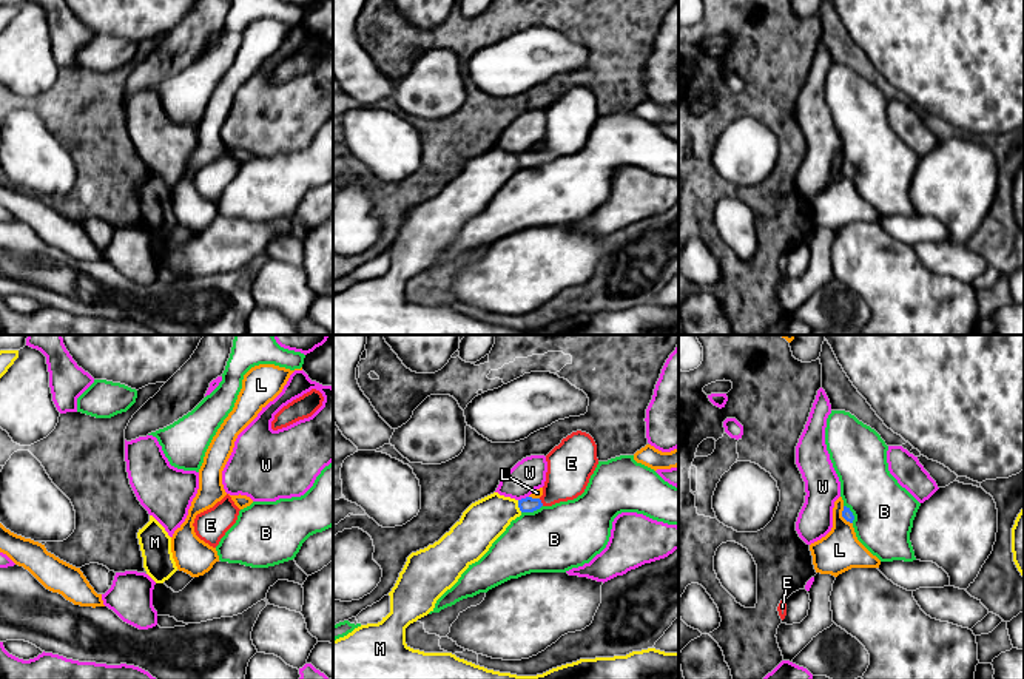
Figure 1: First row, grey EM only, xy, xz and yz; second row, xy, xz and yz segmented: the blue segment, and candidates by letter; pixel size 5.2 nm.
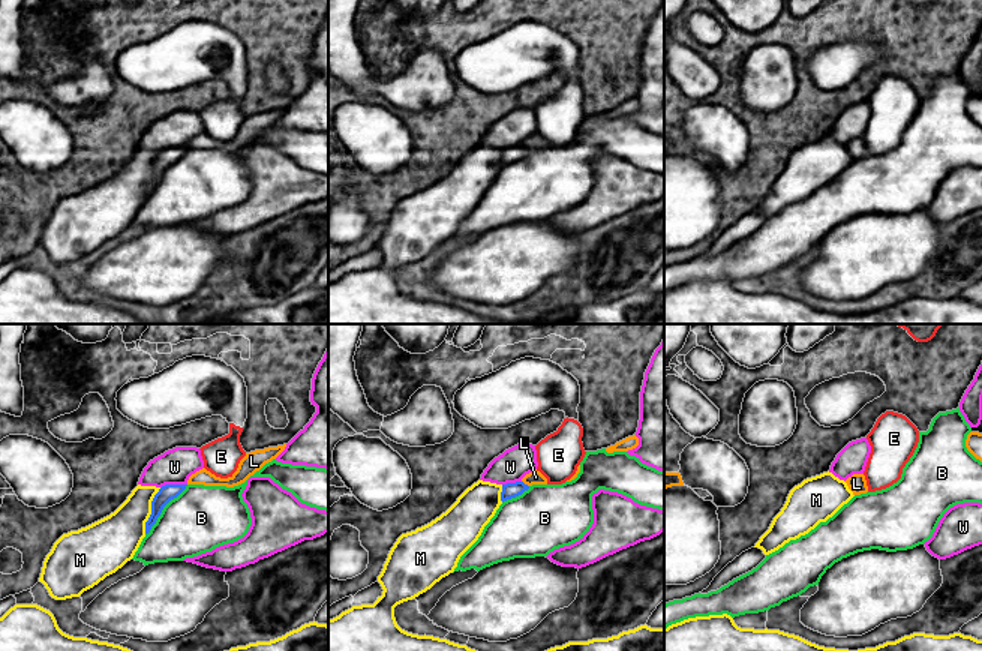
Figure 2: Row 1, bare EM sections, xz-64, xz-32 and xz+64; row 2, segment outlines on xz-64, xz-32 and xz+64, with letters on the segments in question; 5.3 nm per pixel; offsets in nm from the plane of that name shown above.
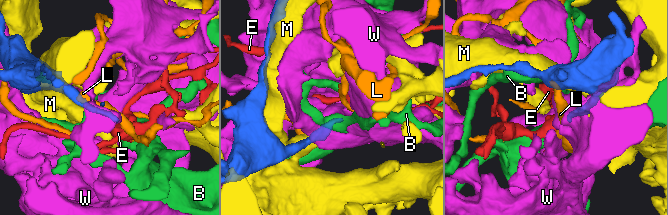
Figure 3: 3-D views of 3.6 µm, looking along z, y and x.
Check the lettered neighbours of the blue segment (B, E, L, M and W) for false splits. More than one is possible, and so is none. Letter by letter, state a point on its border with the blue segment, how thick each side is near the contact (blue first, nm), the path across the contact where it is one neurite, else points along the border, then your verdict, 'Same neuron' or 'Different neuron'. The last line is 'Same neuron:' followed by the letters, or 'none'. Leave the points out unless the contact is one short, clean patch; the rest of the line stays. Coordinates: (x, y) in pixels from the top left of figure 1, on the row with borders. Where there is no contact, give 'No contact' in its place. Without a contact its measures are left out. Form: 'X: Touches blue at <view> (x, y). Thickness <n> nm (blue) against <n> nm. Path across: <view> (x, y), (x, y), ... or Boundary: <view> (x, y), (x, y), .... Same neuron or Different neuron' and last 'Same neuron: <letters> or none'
B: Touches blue at xz (531, 511). Thickness 80 nm (blue) against 360 nm. Different neuron
E: Touches blue at xz (540, 502). Thickness 80 nm (blue) against 240 nm. Path across: xz (526, 505), (540, 502), (568, 476), (569, 465). Same neuron
L: Touches blue at yz (842, 516). Thickness 60 nm (blue) against 220 nm. Different neuron
M: Touches blue at xz (518, 506). Thickness 80 nm (blue) against 220 nm. Different neuron
W: Touches blue at xz (523, 499). Thickness 80 nm (blue) against 170 nm. Different neuron
Same neuron: E

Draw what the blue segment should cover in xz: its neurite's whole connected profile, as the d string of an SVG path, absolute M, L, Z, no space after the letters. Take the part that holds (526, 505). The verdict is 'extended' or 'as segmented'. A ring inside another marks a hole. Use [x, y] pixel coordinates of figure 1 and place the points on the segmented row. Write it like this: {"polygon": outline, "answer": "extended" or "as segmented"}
{"polygon": "M581 431L561 440L547 455L547 472L540 498L518 500L521 512L534 512L541 506L574 500L581 495L594 474L598 458L594 438Z", "answer": "extended"}

